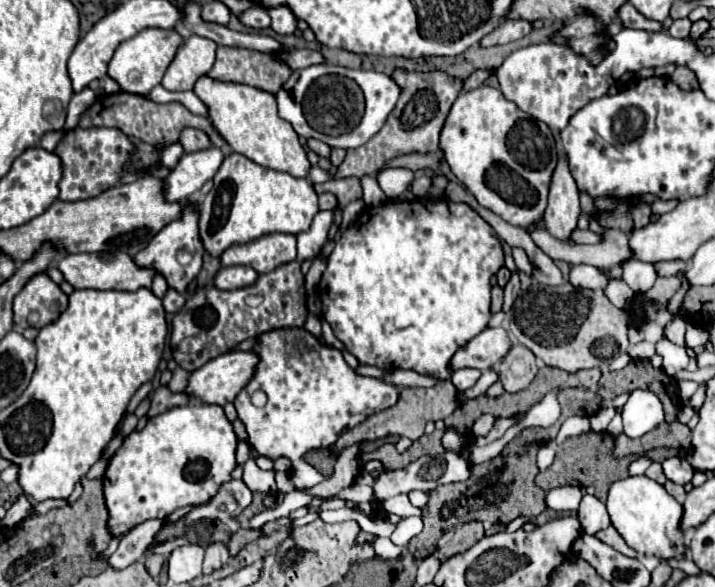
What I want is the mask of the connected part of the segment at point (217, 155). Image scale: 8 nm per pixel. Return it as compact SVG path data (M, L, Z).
M218 147L196 151L196 153L184 153L178 165L170 171L164 183L164 199L168 203L186 201L194 193L200 191L200 187L214 177L222 163L224 155Z

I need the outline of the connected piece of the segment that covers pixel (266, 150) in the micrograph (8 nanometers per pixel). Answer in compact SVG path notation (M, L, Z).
M202 75L196 81L194 93L208 107L212 127L232 147L232 151L246 155L262 167L286 171L292 177L308 177L310 161L306 157L306 151L300 145L294 127L280 119L274 93L244 83L222 83L220 79L214 79L210 75Z

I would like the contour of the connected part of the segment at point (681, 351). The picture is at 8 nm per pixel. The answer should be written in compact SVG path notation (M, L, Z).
M661 339L656 345L656 353L663 359L662 369L670 376L674 376L677 371L677 363L688 363L689 355L685 347L680 347L670 342L668 339Z

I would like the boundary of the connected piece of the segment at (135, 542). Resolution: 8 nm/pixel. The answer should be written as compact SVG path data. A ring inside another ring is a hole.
M150 519L150 521L136 525L134 529L130 529L128 535L120 541L120 545L118 545L116 553L112 555L112 559L108 561L108 565L112 565L114 569L118 569L118 567L124 569L130 563L138 561L140 555L146 551L146 547L154 541L154 535L162 525L164 525L162 519Z

